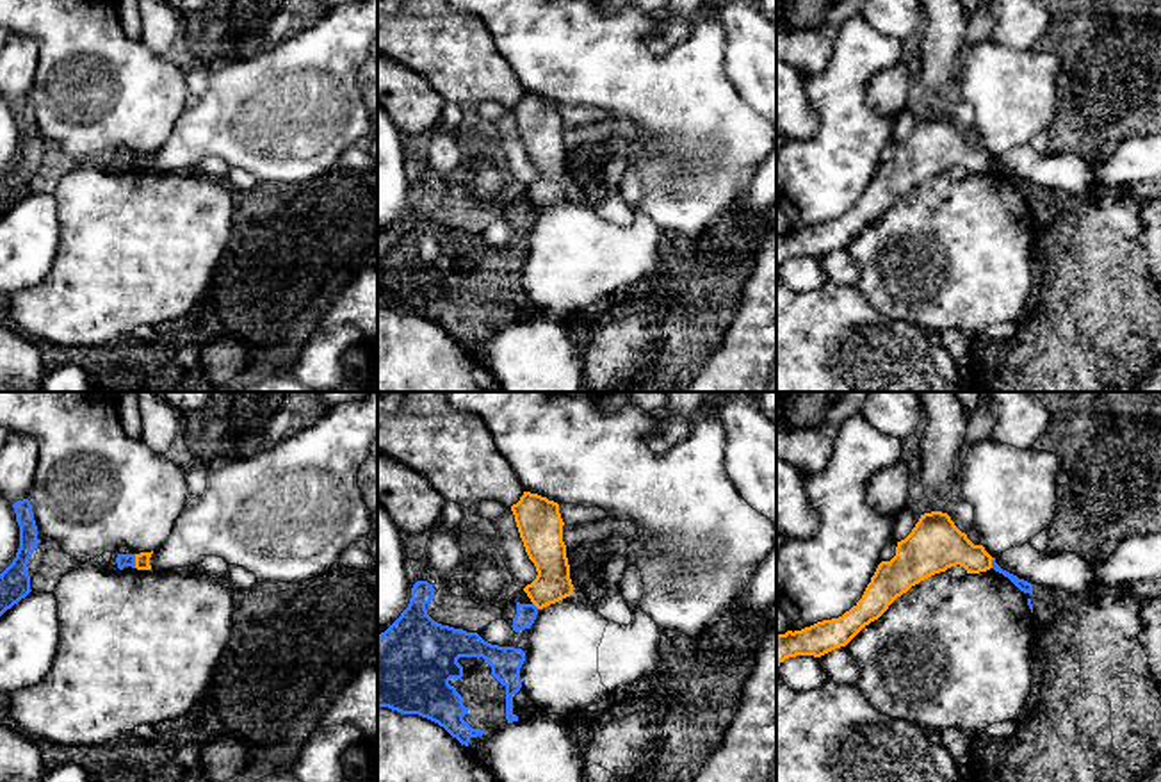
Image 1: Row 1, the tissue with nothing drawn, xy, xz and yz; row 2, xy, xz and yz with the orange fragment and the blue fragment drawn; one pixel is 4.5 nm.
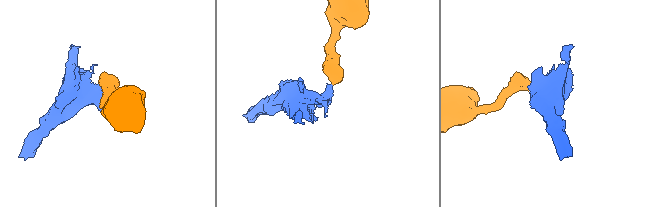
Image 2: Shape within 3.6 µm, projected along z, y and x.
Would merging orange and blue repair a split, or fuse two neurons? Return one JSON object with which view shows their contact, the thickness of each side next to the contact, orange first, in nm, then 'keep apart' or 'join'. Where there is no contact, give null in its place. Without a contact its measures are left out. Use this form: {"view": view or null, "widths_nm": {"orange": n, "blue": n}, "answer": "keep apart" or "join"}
{"view": "xy", "widths_nm": {"orange": 60, "blue": 60}, "answer": "keep apart"}

